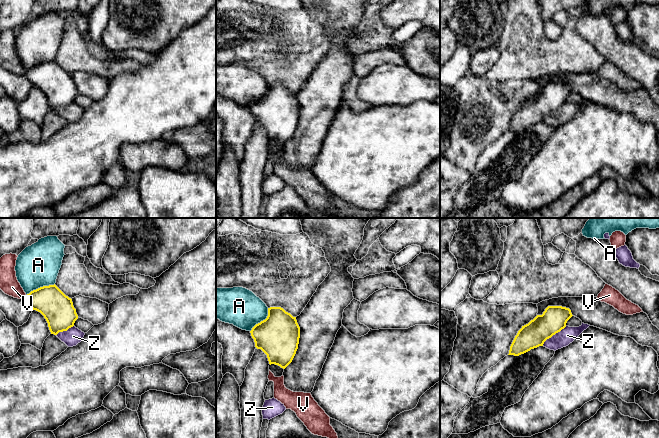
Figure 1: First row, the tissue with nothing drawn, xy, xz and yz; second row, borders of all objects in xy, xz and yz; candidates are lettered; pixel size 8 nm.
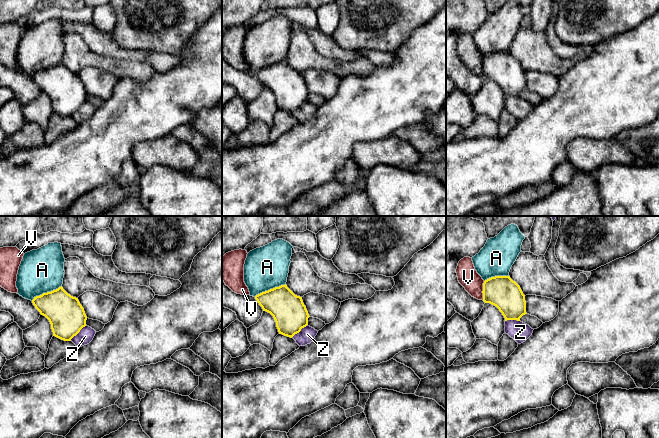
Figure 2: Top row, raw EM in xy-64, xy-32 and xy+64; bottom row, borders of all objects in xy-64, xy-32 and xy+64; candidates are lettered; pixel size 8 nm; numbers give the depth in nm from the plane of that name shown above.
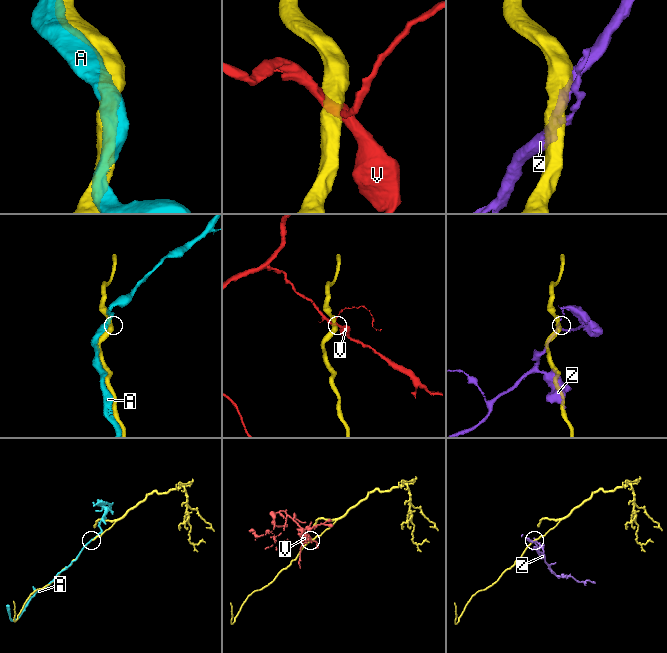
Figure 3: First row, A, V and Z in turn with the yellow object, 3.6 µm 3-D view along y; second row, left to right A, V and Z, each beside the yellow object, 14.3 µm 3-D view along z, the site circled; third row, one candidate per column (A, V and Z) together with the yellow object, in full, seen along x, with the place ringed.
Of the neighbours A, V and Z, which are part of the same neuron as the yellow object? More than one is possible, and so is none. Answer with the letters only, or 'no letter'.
no letter

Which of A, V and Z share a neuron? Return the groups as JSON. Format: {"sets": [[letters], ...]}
{"sets": [["A"], ["V"], ["Z"]]}

